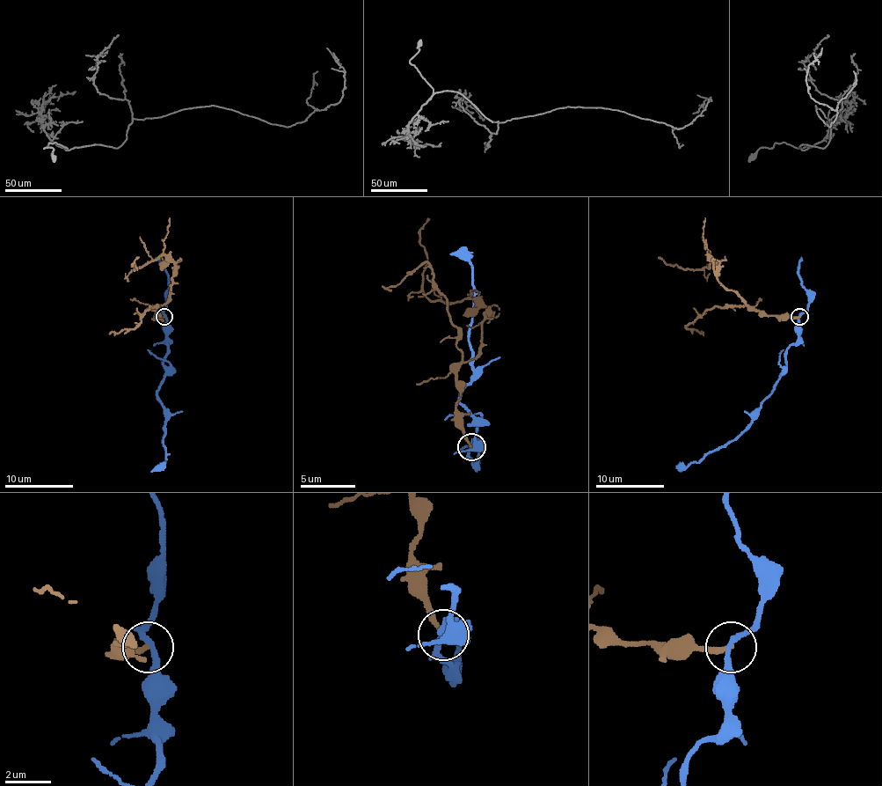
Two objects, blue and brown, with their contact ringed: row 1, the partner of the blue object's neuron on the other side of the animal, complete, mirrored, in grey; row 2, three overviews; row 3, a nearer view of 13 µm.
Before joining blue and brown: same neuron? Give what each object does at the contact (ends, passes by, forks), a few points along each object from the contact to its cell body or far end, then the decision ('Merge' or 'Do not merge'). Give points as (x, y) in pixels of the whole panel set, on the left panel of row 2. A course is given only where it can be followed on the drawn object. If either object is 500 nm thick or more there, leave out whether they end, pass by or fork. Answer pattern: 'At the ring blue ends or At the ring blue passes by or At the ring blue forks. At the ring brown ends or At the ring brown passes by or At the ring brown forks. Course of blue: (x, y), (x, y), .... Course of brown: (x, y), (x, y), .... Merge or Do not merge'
At the ring blue passes by. At the ring brown ends. Course of blue: (164, 315), (165, 373), (157, 399), (165, 415), (162, 439), (165, 463), (150, 472). Course of brown: (164, 317), (156, 315), (156, 310), (169, 298), (176, 266), (158, 256), (134, 269), (133, 264), (138, 257). Do not merge

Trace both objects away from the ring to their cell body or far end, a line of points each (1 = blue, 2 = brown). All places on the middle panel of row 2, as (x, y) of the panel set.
1: (470, 446), (476, 427), (460, 405), (460, 393), (473, 379), (473, 349), (468, 338), (473, 269), (448, 253)
2: (470, 446), (457, 410), (457, 369), (479, 352), (490, 308), (424, 291), (421, 231), (429, 217)

